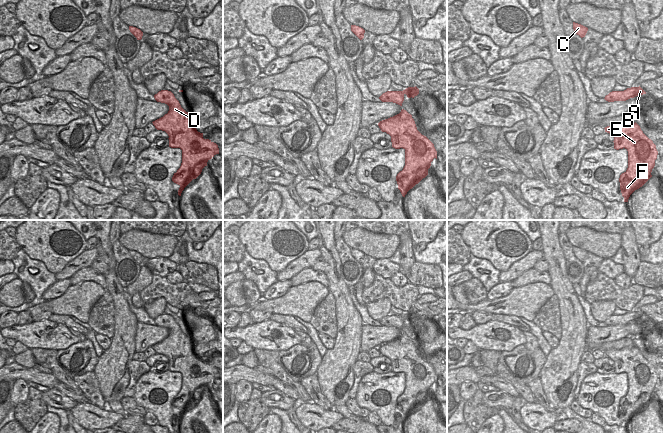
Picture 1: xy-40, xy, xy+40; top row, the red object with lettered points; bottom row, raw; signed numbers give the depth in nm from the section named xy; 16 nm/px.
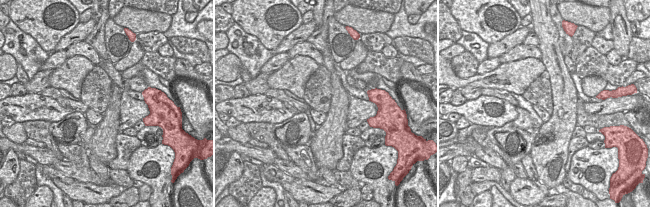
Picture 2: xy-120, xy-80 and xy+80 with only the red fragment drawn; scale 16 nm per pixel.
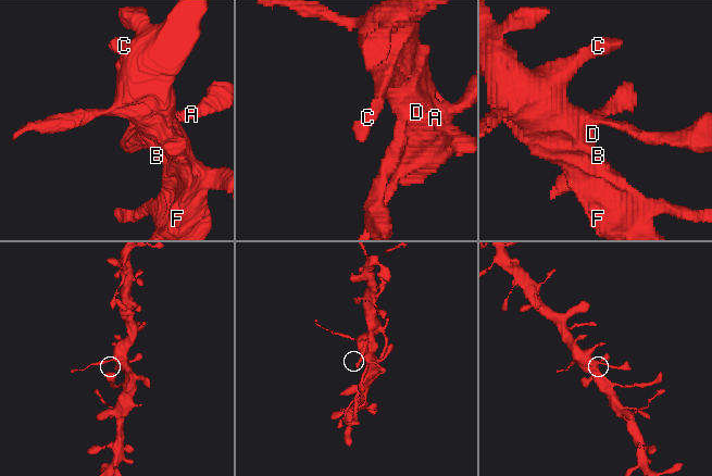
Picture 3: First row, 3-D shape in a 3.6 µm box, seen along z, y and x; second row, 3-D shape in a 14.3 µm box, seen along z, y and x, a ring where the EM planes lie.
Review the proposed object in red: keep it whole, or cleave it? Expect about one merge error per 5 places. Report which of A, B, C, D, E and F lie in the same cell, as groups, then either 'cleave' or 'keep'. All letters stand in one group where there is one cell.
groups A B C D E F; keep

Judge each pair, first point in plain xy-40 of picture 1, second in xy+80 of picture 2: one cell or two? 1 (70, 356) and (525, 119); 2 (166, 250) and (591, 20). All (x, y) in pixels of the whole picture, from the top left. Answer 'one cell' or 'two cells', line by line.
1: two cells
2: one cell

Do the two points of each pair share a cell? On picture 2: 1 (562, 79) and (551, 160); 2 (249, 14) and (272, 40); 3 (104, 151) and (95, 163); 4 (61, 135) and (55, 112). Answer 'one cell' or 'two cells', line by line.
1: one cell
2: one cell
3: two cells
4: two cells

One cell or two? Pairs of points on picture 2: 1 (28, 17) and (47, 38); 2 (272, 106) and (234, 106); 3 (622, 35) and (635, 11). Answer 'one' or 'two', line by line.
1: one
2: one
3: two

